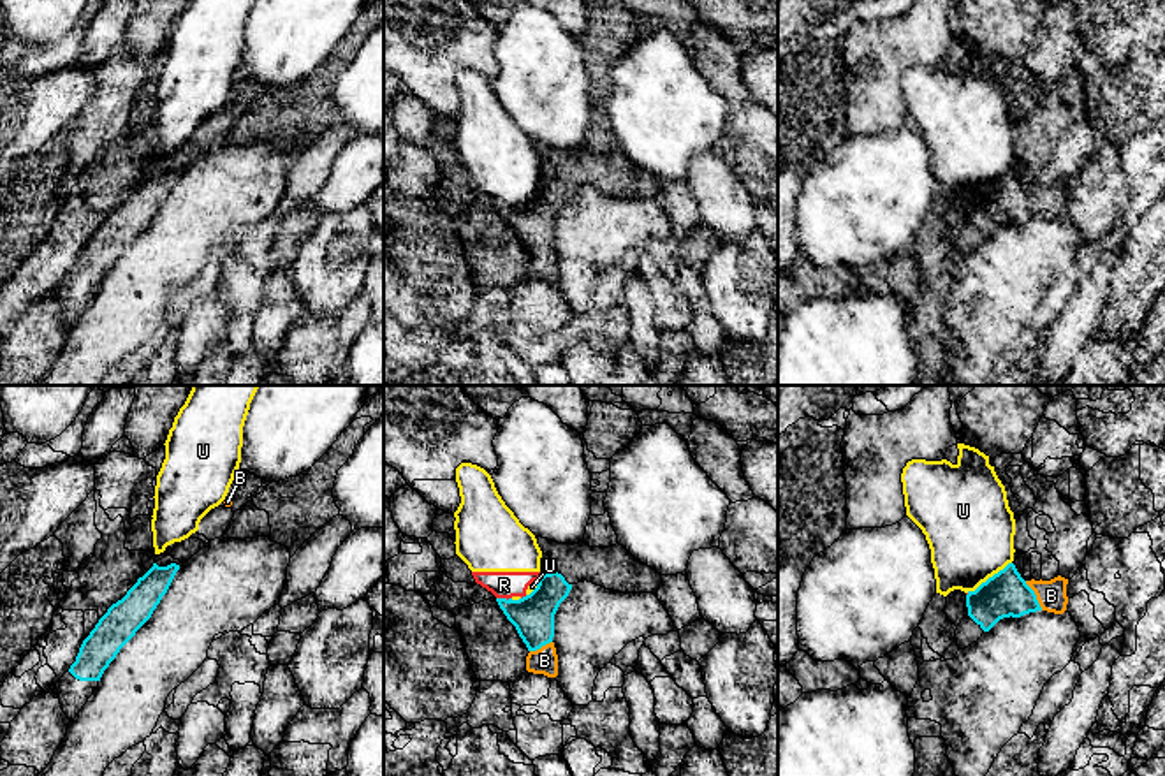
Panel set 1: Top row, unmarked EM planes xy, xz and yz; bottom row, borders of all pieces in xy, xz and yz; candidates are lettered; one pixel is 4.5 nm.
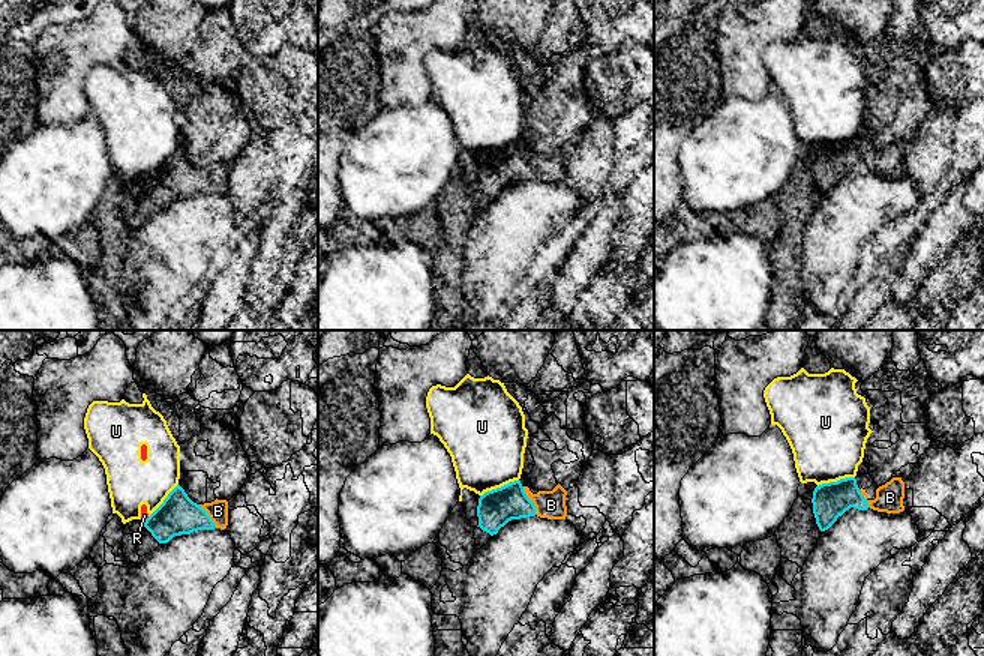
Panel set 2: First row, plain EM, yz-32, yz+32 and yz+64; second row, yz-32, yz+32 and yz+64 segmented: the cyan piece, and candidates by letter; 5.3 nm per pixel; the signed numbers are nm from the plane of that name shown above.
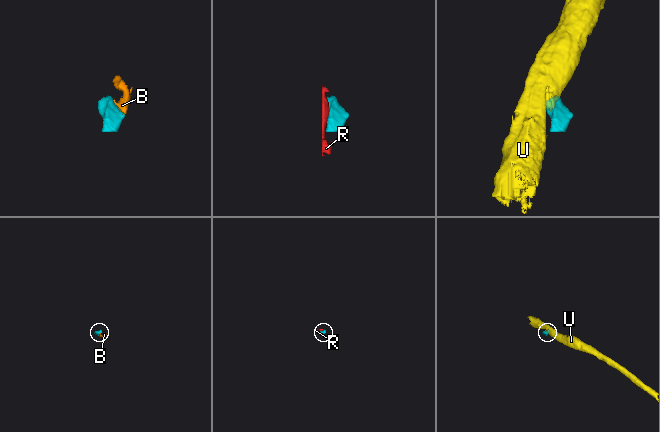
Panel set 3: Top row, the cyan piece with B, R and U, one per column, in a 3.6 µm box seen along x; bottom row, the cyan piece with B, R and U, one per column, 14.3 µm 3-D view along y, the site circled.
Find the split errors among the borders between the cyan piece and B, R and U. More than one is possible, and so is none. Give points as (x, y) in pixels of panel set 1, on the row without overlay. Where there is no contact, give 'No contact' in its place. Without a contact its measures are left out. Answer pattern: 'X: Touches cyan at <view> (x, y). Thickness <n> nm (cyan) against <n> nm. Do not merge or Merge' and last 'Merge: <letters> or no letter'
B: Touches cyan at yz (1035, 201). Thickness 200 nm (cyan) against 140 nm. Merge
R: Touches cyan at xz (504, 204). Thickness 190 nm (cyan) against 130 nm. Merge
U: Touches cyan at yz (989, 183). Thickness 200 nm (cyan) against 400 nm. Do not merge
Merge: B, R

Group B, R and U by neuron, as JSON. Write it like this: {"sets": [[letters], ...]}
{"sets": [["B", "R"], ["U"]]}

